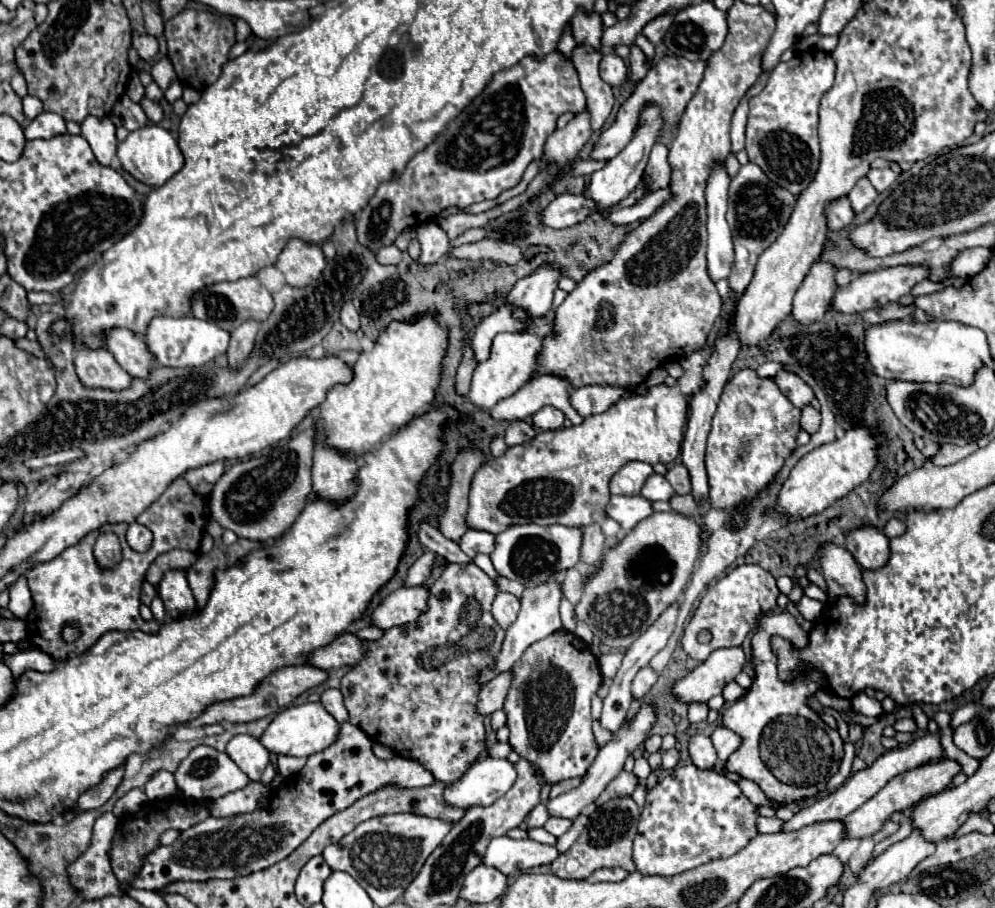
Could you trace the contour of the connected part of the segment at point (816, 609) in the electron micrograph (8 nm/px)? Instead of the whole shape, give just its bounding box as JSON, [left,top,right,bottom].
[796,594,825,622]

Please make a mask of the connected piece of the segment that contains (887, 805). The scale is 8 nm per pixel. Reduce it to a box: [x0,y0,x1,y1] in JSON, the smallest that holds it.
[843,758,961,838]

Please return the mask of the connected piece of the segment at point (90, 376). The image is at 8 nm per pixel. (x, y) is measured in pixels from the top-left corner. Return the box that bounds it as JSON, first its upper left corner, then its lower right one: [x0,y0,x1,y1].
[75,346,131,390]

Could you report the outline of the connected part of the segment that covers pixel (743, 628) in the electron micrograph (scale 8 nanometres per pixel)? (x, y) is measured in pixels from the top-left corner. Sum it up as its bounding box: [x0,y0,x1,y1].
[683,564,779,662]

